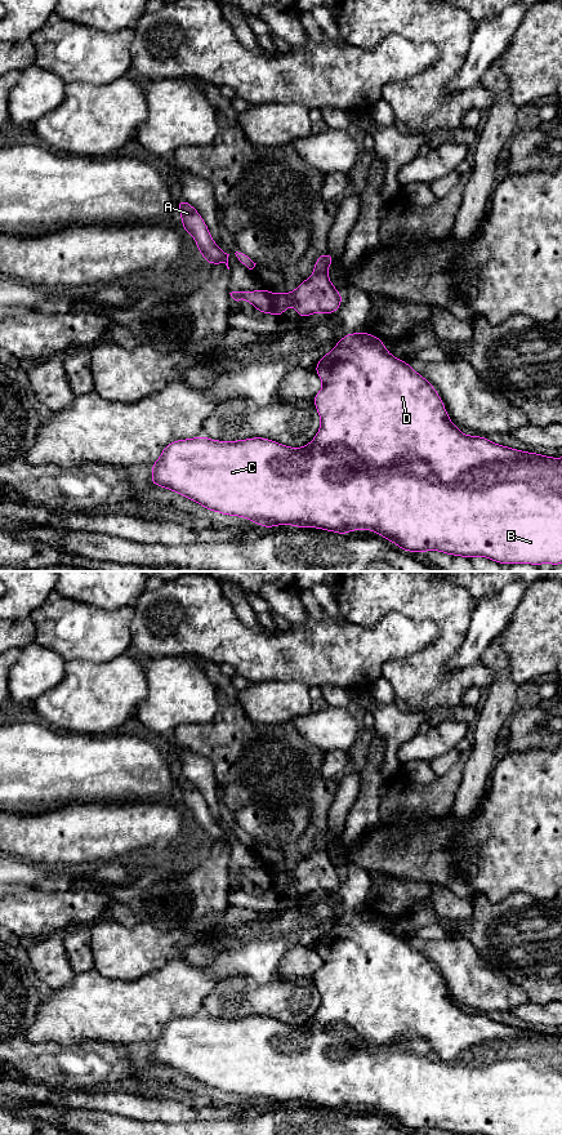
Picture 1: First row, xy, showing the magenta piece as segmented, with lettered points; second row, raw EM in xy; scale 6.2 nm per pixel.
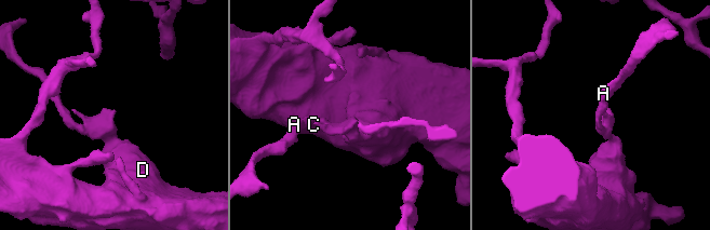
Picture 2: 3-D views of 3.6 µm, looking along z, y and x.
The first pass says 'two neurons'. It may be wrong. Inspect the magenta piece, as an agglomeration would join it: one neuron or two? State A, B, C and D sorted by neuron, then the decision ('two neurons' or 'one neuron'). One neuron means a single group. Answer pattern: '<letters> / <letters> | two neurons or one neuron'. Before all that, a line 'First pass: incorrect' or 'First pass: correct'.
First pass: correct
A / B C D | two neurons

